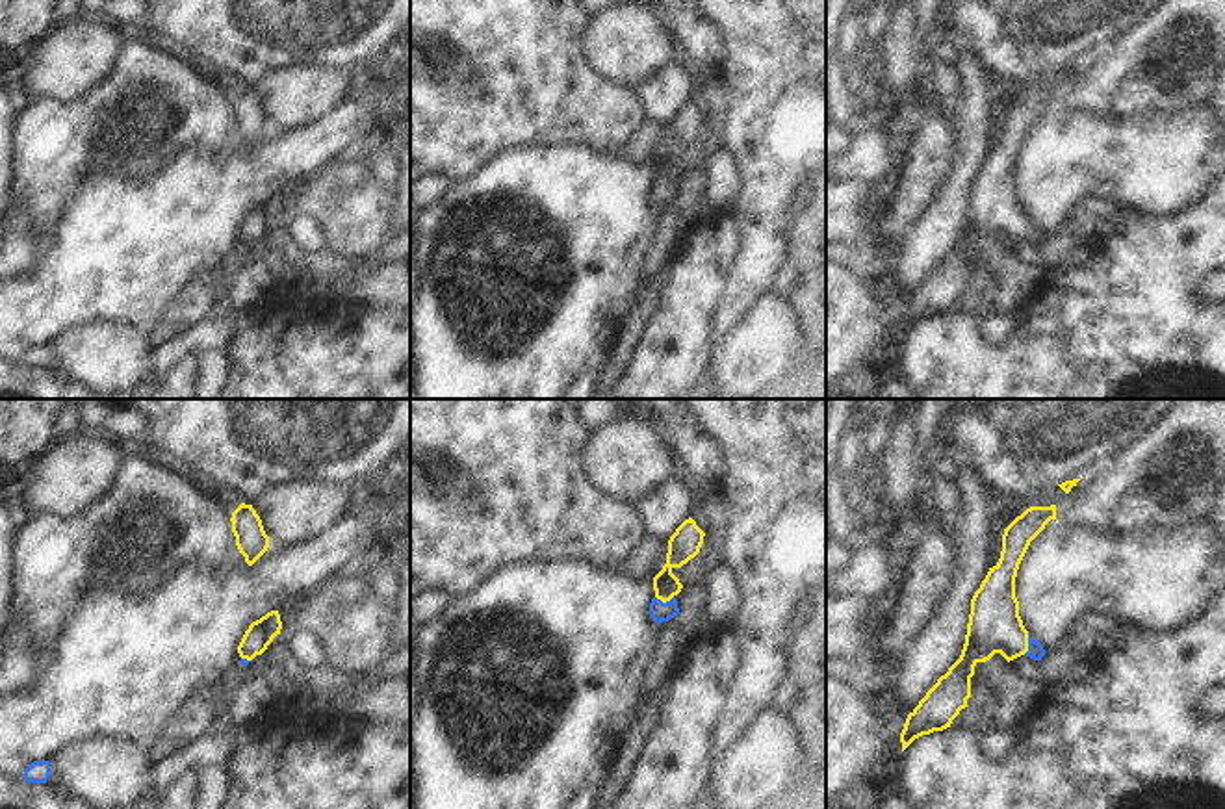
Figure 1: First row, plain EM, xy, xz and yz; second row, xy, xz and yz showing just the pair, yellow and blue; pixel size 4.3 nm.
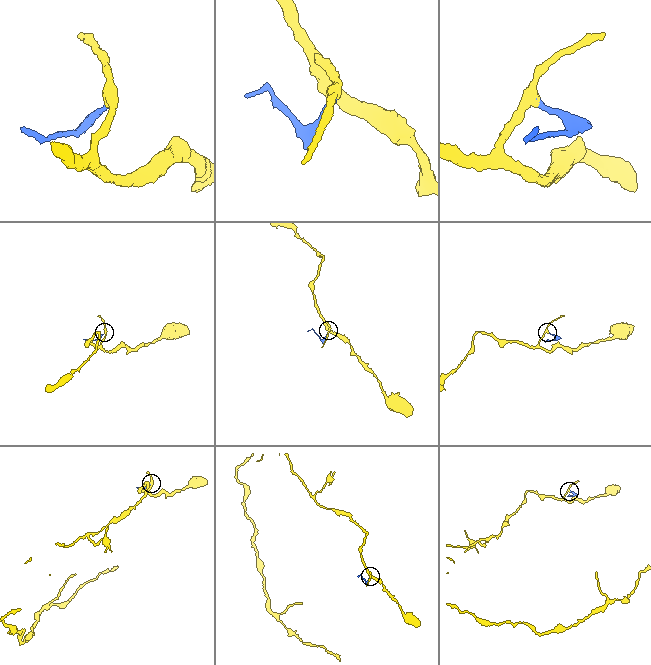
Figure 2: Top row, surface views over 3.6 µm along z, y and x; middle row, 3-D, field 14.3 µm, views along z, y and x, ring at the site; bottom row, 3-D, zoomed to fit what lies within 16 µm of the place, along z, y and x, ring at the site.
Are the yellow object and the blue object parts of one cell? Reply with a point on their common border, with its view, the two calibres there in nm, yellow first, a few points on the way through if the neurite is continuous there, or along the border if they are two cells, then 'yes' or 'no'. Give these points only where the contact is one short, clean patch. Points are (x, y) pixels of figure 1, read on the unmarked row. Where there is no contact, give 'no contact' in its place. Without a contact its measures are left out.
contact yz (1027, 229); calibres 220 and 70 nm; way yz (995, 210), (1012, 225), (1027, 229), (1036, 236); yes

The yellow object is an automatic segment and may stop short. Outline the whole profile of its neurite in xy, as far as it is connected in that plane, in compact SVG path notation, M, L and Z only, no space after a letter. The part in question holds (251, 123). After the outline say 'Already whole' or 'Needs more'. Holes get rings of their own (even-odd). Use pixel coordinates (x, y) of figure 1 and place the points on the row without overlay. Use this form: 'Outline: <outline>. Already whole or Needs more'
Outline: M241 87L232 96L232 117L236 121L236 130L245 141L245 147L252 150L269 132L269 121L264 115L262 104L252 93L252 89Z. Already whole

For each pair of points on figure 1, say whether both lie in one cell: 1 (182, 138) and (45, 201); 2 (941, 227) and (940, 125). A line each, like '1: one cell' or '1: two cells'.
1: one cell
2: two cells

